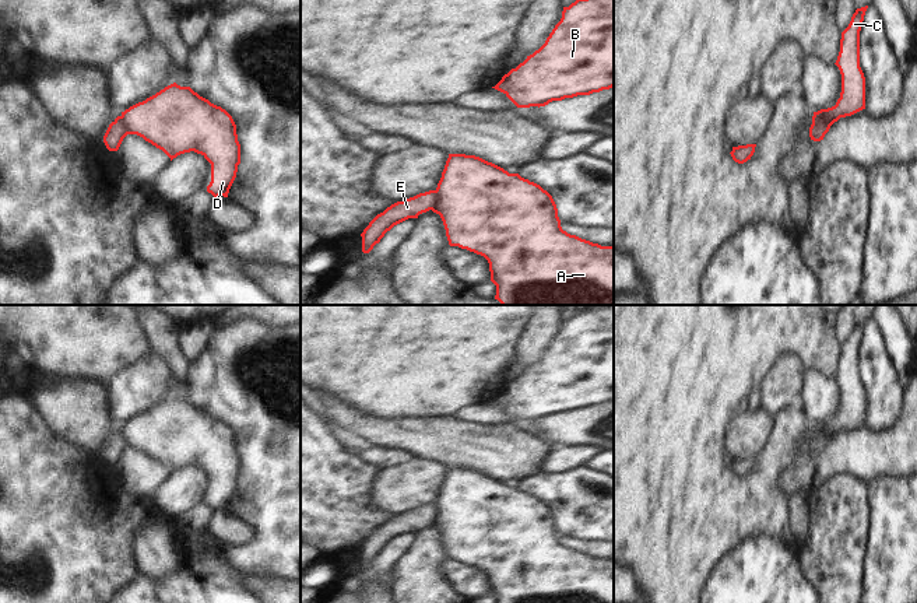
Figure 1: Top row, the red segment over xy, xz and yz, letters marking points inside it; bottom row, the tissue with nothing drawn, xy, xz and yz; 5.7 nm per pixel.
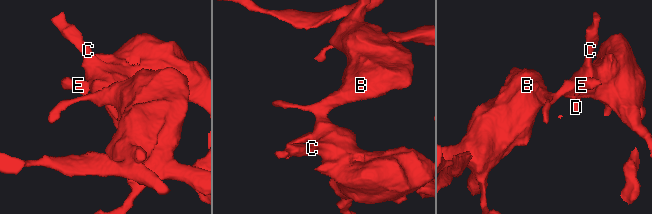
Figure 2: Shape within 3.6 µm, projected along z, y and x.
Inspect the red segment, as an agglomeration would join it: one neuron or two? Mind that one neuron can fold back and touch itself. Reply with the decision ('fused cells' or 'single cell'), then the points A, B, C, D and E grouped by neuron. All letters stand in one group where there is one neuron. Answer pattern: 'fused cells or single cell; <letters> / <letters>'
fused cells; A B C D / E

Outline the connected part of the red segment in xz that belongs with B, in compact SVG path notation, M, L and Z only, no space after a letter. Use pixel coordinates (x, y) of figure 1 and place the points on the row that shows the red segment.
M576 0L563 7L562 18L545 43L492 88L503 92L517 108L540 108L552 101L590 95L612 87L614 0Z

